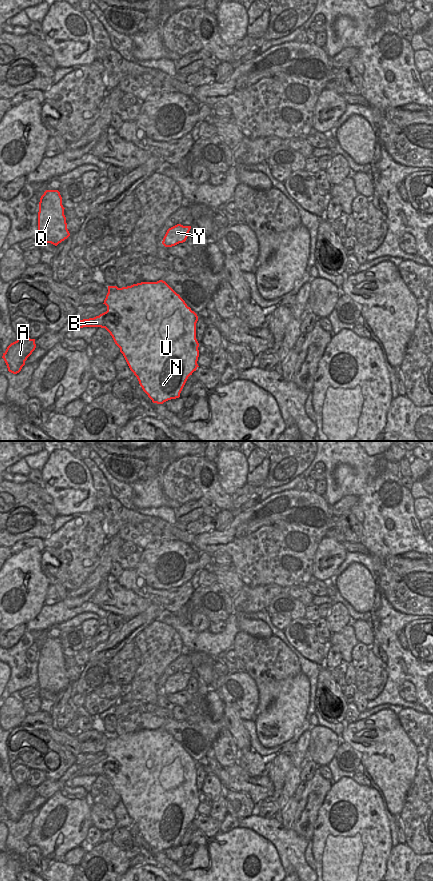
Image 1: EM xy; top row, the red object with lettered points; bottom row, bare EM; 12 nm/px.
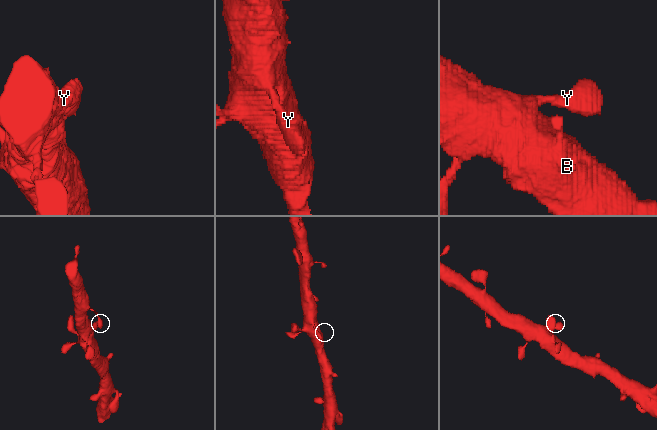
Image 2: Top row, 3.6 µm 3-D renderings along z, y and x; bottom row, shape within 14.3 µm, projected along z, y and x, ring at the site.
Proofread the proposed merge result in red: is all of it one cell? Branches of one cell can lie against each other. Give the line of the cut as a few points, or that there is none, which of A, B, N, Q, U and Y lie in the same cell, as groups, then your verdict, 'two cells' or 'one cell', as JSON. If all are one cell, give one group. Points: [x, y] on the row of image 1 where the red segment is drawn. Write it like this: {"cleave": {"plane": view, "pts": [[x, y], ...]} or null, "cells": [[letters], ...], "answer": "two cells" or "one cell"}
{"cleave": null, "cells": [["A", "B", "N", "Q", "U", "Y"]], "answer": "one cell"}

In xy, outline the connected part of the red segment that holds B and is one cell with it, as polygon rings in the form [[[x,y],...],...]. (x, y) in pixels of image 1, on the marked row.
[[[163,280],[141,282],[122,288],[108,286],[103,304],[107,306],[106,312],[94,318],[79,320],[73,329],[105,328],[153,403],[163,404],[179,398],[188,377],[199,367],[197,314]]]

